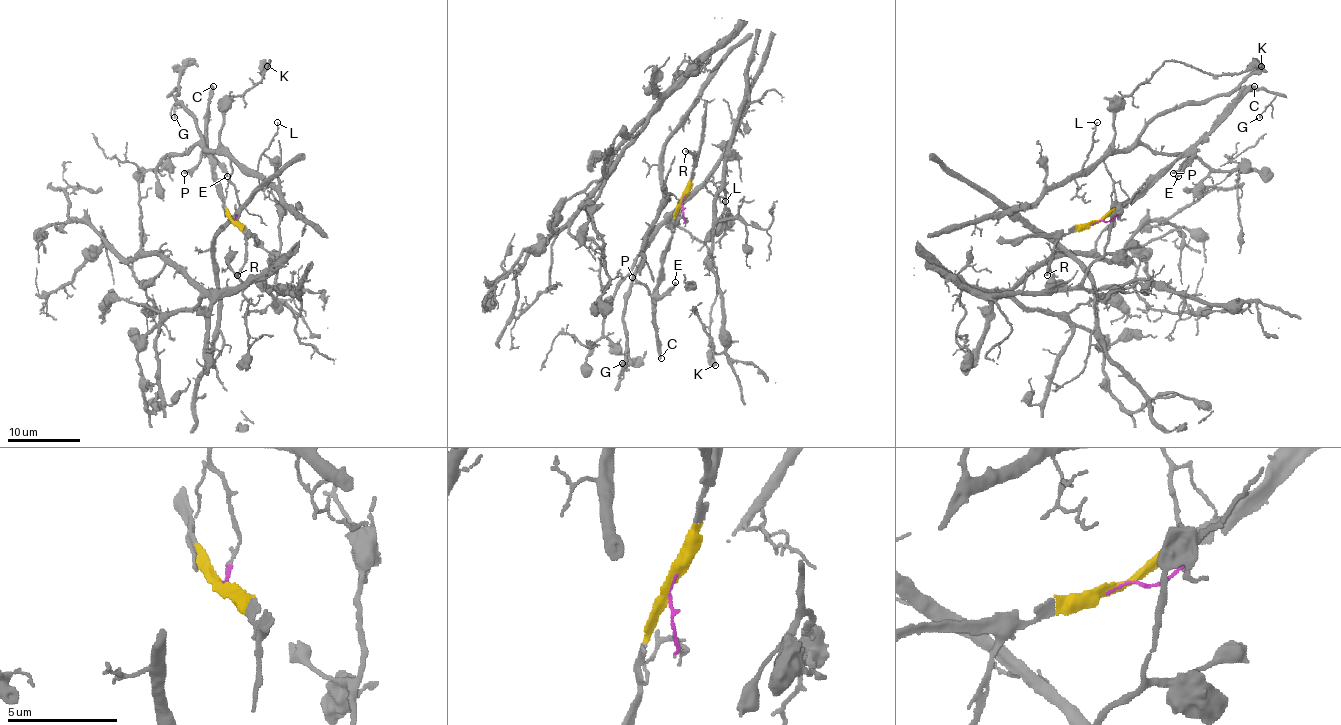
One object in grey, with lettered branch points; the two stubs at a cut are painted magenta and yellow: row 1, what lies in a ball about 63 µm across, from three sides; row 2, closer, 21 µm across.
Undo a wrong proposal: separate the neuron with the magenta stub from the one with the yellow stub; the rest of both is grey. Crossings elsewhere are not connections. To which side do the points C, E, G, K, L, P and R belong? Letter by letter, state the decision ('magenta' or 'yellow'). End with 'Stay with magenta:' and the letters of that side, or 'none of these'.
C: yellow
E: yellow
G: magenta
K: magenta
L: magenta
P: yellow
R: yellow
Stay with magenta: G, K, L

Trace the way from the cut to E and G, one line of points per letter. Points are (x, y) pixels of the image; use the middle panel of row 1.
E: (683, 200), (674, 216), (672, 238), (666, 245), (657, 293), (665, 295), (676, 282)
G: (683, 200), (686, 220), (679, 207), (650, 236), (632, 276), (623, 364)

